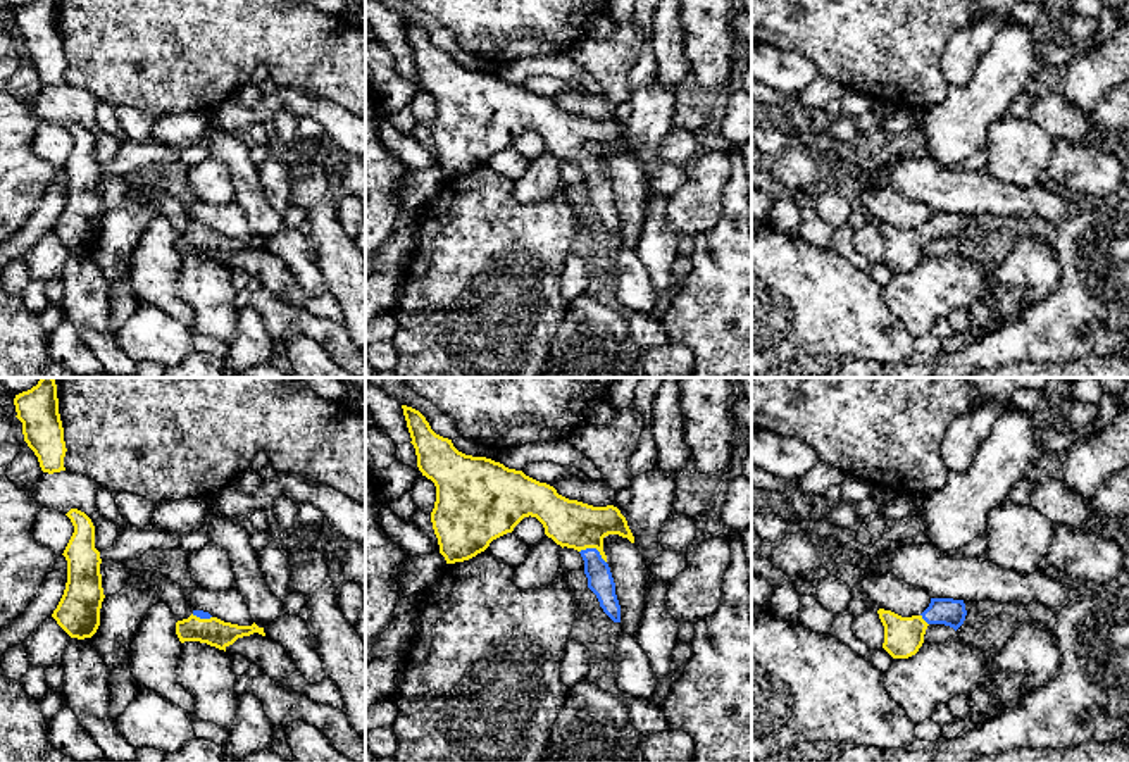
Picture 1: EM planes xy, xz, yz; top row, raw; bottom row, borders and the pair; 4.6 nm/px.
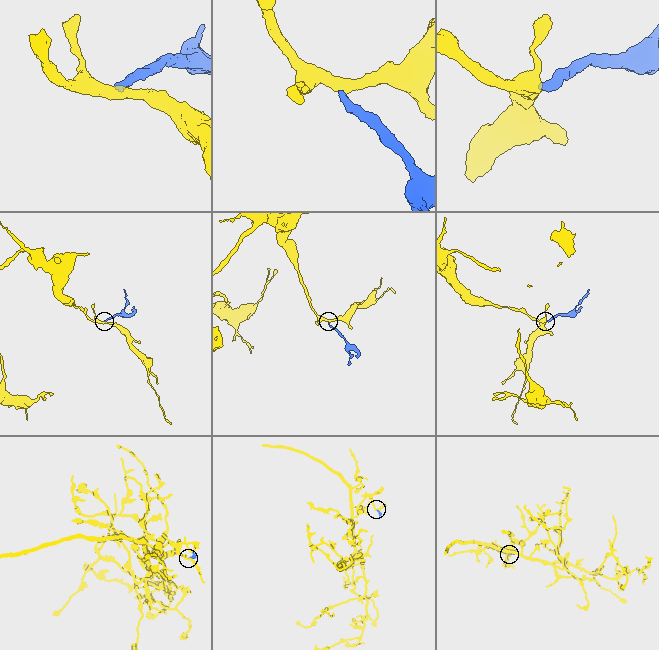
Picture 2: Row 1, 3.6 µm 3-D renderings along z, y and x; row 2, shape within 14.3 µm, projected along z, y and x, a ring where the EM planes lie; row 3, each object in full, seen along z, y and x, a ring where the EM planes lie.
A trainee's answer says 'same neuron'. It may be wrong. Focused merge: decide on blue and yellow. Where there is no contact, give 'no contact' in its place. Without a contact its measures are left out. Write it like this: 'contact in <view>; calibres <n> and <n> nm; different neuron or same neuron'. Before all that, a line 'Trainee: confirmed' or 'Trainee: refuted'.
Trainee: confirmed
contact in xz; calibres 120 and 220 nm; same neuron

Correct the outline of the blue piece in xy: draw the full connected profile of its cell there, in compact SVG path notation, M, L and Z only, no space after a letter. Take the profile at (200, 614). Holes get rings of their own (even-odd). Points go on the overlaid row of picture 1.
M193 610L188 619L176 622L176 634L181 643L200 641L224 652L238 638L250 636L253 633L265 636L264 628L259 628L255 622L252 626L238 626L212 617L203 610Z

